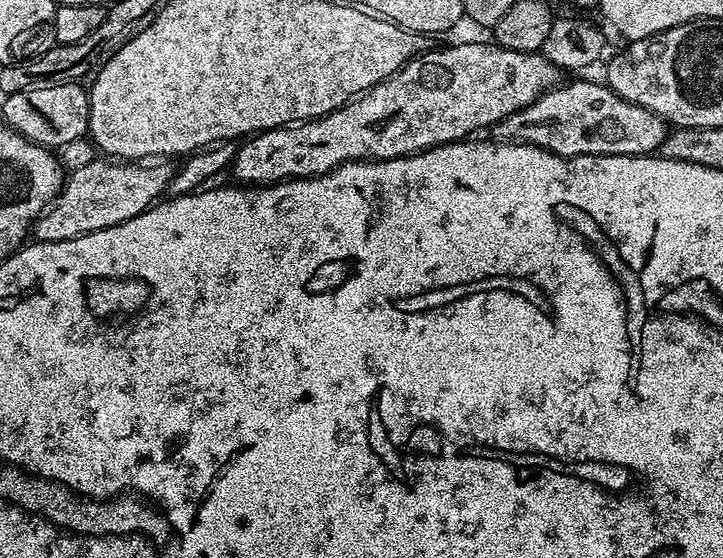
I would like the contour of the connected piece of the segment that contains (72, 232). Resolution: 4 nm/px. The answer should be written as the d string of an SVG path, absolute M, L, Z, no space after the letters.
M97 158L90 166L82 166L82 170L68 172L60 193L34 221L35 239L58 242L78 238L82 234L106 230L106 226L118 226L118 222L142 214L168 191L173 169L164 164L167 163L113 162Z

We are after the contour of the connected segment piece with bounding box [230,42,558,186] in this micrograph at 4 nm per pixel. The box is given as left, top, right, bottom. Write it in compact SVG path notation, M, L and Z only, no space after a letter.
M495 42L489 44L456 44L453 48L440 48L437 52L425 50L418 56L412 57L400 71L395 72L390 78L386 78L380 84L361 92L359 96L348 101L343 108L335 108L324 116L318 116L315 120L301 120L295 124L289 124L282 128L269 128L267 132L255 133L251 138L245 139L236 149L236 156L230 165L233 181L244 186L267 186L269 184L281 184L284 180L307 180L309 176L324 176L327 172L333 172L338 166L347 164L349 160L393 160L403 156L415 156L417 152L425 152L427 148L437 148L439 144L453 144L456 140L463 140L471 137L475 128L491 129L501 124L510 114L530 106L542 93L548 92L551 88L557 87L558 69L545 58L539 51L526 53L518 50L501 48Z

